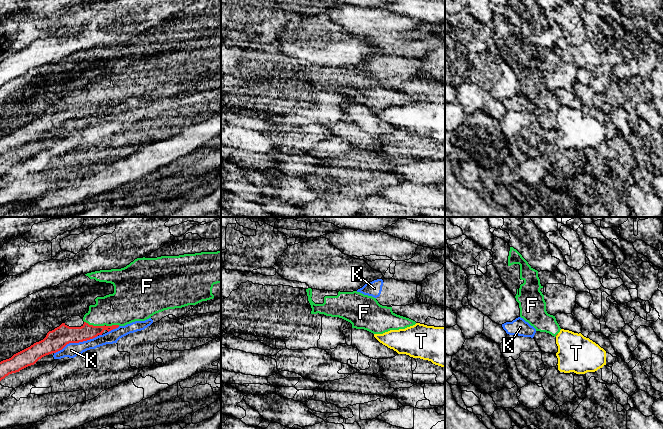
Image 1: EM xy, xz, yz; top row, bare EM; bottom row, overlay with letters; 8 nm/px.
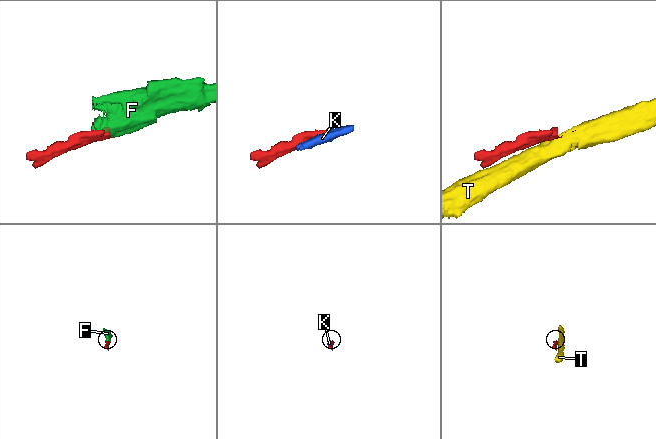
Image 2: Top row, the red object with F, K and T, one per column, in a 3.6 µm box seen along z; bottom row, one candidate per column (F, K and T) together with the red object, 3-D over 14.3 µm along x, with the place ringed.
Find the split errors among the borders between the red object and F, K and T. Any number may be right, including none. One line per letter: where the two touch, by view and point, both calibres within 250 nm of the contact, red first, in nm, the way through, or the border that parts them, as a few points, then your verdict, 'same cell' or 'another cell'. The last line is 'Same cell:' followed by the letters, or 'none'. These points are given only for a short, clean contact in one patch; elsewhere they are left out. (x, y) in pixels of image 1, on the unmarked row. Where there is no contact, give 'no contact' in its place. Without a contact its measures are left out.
F: meets red in xy at (94, 102); 150 nm thick on the red side, 260 nm on the other; same cell
K: meets red in xy at (75, 118); 170 nm thick on the red side, 120 nm on the other; border along xy (97, 111), (86, 116), (69, 118), (54, 129); another cell
T: no contact; another cell
Same cell: F

